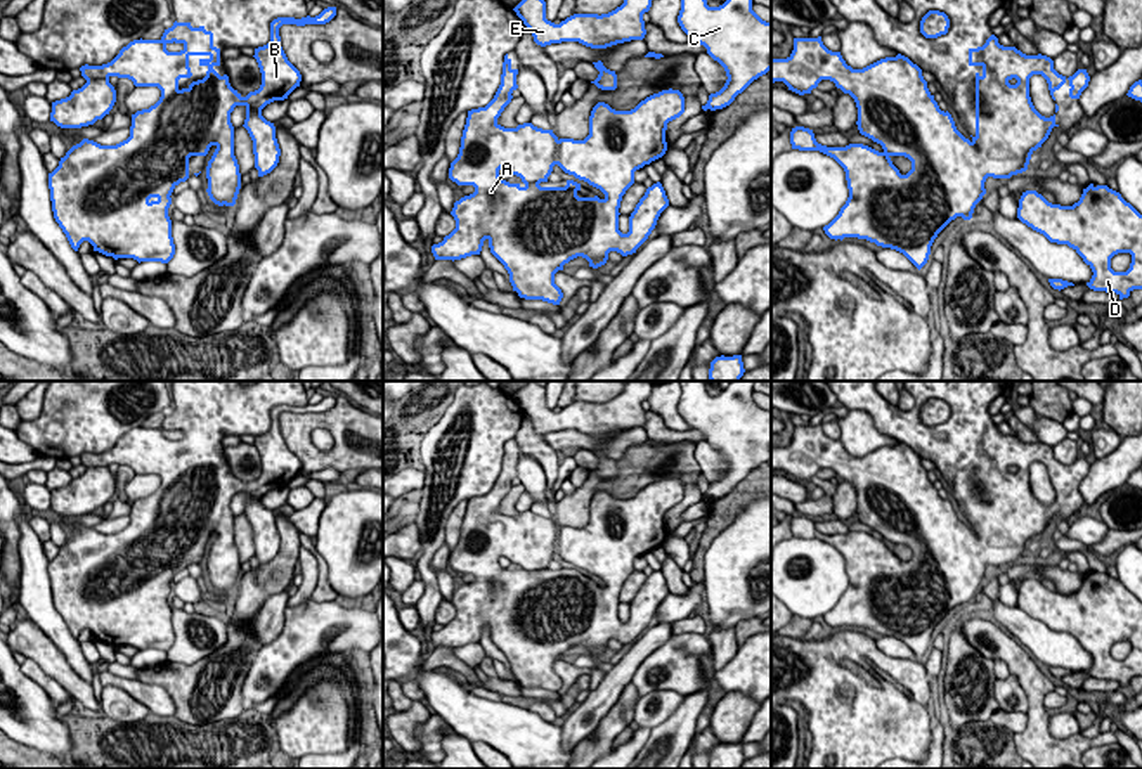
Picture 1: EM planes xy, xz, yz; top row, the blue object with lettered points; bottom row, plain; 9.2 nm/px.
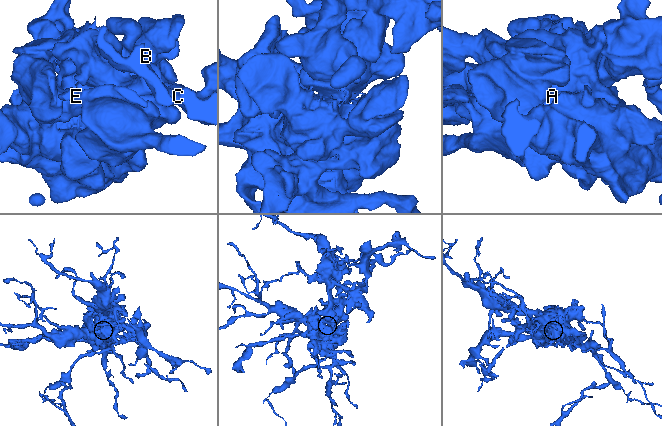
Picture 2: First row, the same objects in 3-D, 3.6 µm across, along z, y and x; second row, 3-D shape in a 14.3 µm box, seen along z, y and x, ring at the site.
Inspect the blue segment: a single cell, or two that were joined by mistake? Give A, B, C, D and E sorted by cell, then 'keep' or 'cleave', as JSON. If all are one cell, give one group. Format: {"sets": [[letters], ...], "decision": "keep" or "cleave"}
{"sets": [["A", "B", "C", "D", "E"]], "decision": "keep"}

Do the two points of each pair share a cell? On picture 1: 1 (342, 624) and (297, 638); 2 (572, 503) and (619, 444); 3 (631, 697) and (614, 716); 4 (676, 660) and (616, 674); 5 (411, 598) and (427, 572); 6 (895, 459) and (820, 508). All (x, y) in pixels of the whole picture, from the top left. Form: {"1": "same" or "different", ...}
{"1": "same", "2": "different", "3": "same", "4": "different", "5": "different", "6": "different"}

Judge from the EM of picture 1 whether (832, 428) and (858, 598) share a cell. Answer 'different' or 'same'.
different

